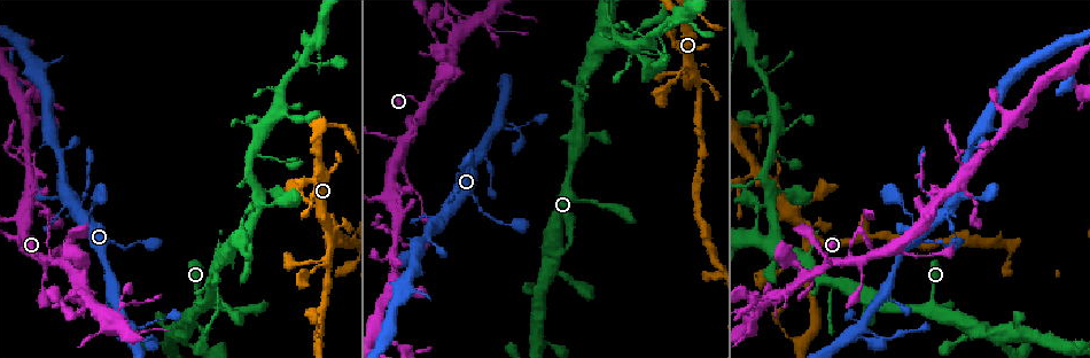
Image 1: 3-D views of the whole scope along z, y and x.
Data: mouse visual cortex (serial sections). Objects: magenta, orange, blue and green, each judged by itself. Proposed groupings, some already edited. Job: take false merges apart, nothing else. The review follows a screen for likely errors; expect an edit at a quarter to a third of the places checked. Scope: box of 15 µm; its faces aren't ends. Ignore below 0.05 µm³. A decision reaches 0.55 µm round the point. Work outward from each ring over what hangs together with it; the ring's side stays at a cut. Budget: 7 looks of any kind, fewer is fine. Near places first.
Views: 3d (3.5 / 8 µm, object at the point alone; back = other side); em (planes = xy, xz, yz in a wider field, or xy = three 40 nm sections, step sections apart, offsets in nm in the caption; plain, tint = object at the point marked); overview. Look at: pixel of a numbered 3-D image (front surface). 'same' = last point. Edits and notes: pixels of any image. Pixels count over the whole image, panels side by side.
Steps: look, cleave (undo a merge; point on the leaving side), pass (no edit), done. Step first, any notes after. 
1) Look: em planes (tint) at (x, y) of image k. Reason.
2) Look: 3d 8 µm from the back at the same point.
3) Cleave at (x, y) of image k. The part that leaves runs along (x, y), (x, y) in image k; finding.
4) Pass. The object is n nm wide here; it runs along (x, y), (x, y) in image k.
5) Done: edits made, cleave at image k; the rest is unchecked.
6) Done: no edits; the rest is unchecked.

Look: 3d 3.5 µm at (318, 171) of image 1. A fork.

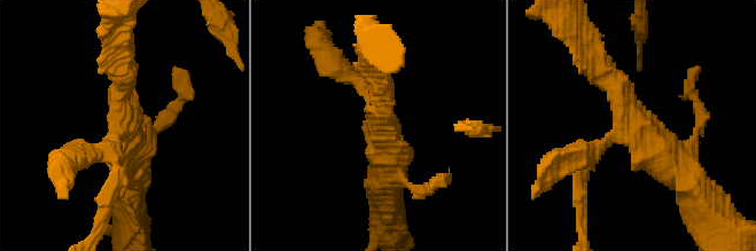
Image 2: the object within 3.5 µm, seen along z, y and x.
Look: em xy step 3 (plain) at (382, 123) of image 2. 3 arms meet here; the arms are 200, 300, 400 nm wide; now the EM.

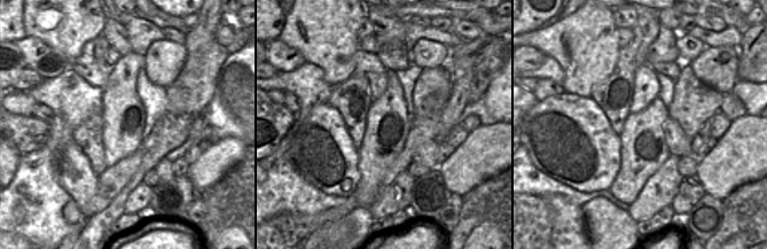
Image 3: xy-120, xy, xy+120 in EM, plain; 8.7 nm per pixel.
Look: em xy step 3 (tint) at the same point. Where the object lies.

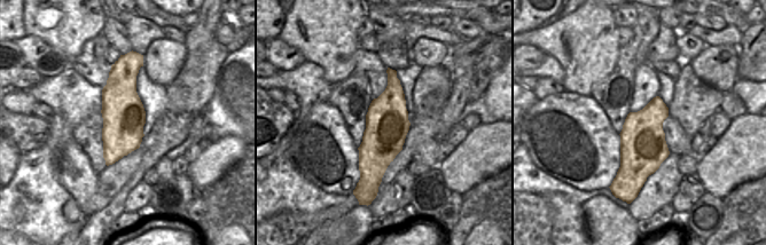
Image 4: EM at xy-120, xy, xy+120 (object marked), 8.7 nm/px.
Pass. It runs along (392, 72), (375, 183) in image 4; all the same cell.

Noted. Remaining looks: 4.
Look: 3d 8 µm at (328, 261) of image 1. Looks like a crossing.

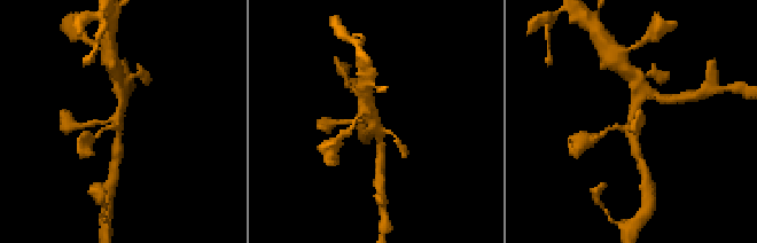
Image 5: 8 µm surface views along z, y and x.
Look: em xy step 5 (tint) at (628, 122) of image 5. 4 arms meet here; the arms are 150, 150, 250, 300 nm wide.

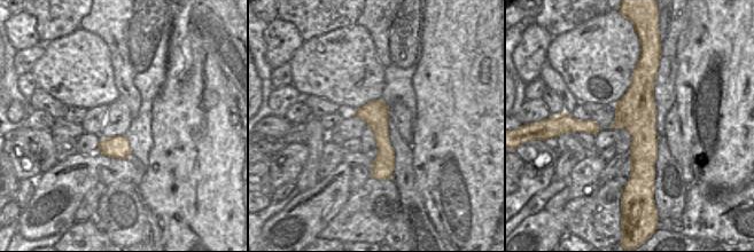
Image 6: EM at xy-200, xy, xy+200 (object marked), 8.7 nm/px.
Pass. It runs along (644, 69), (643, 170), (636, 180) in image 6; all the same cell.

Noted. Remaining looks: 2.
Look: 3d 3.5 µm at (768, 156) of image 1. Calibre changes.

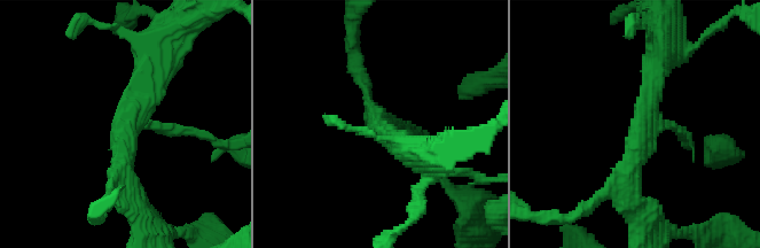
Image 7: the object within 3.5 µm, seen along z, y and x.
Look: em xy step 2 (tint) at (384, 133) of image 7. 3 arms meet here; the arms are 150, 300, 300 nm wide; need the tissue.

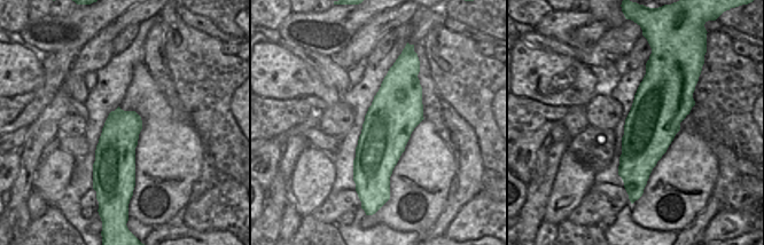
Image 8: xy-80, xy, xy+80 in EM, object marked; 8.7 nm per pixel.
Pass. It runs along (635, 199), (632, 163), (661, 57) in image 7; continuous, no second cell.

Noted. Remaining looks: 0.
Done: no edits; the rest is unchecked.

